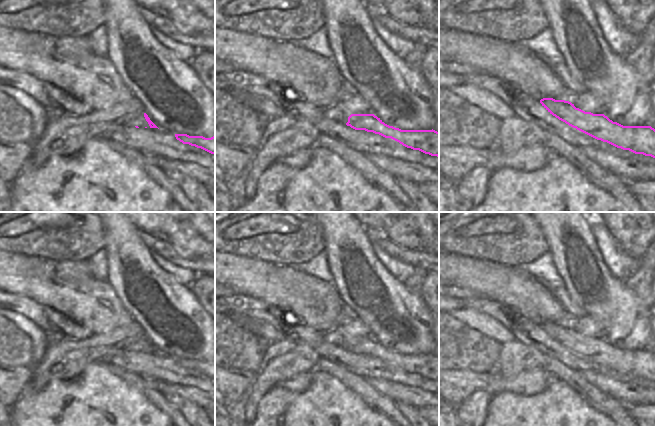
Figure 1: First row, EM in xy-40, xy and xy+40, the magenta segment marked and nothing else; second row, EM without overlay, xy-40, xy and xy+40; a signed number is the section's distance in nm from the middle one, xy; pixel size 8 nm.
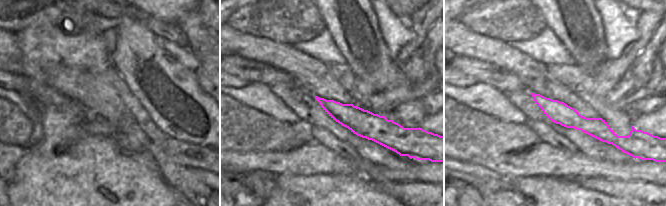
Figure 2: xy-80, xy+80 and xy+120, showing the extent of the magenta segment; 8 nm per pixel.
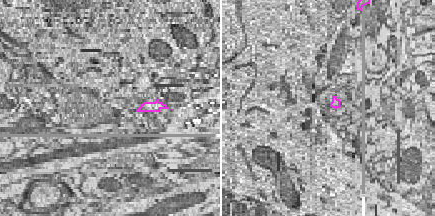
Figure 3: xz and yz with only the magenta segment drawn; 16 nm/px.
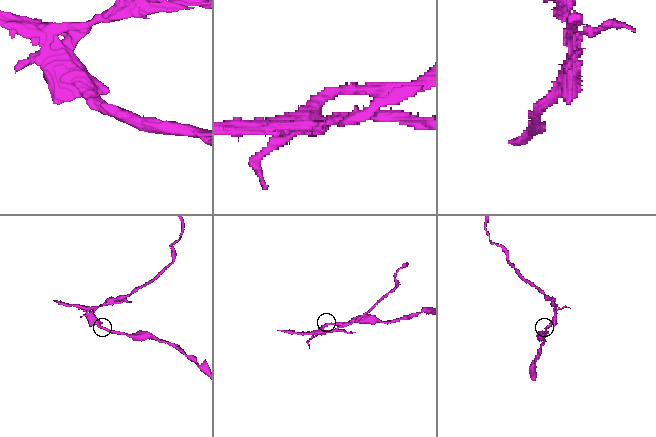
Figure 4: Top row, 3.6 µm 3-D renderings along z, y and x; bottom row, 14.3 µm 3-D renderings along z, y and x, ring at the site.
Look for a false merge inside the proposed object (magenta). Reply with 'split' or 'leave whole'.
split

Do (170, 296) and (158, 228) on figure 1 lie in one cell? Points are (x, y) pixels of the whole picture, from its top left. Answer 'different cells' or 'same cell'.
different cells

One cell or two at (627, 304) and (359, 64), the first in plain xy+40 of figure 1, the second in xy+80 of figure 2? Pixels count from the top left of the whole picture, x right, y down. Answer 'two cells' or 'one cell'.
one cell

